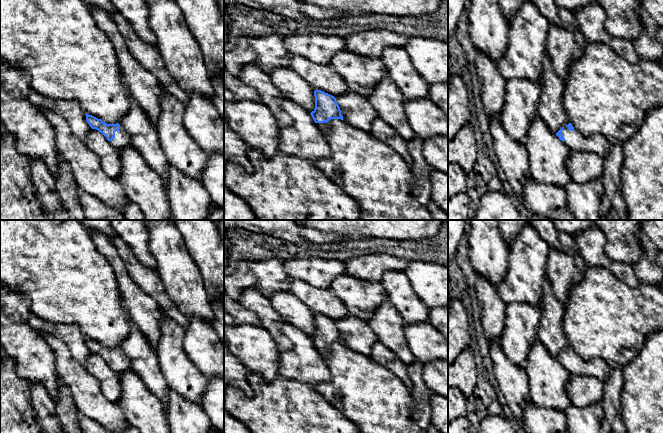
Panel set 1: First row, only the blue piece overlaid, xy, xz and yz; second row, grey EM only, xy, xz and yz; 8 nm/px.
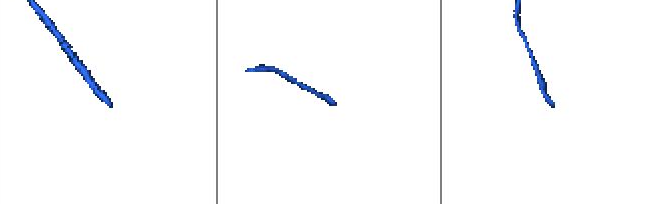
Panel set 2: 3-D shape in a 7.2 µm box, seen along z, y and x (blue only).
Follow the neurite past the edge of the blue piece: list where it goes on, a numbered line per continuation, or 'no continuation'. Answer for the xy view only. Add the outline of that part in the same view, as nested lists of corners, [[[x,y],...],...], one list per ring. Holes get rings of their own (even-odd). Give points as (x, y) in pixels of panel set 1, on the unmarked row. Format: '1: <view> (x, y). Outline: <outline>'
1: xy (122, 363). Outline: [[[121,349],[120,354],[115,356],[115,361],[109,367],[117,374],[132,370],[130,359]]]

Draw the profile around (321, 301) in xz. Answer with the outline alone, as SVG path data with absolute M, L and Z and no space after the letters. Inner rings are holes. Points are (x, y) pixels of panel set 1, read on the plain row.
M293 280L290 293L306 304L315 314L321 314L334 321L349 315L347 307L330 288L319 289L302 280Z

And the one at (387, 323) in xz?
M389 301L381 304L368 320L381 344L395 353L407 366L417 360L404 334L405 321Z

